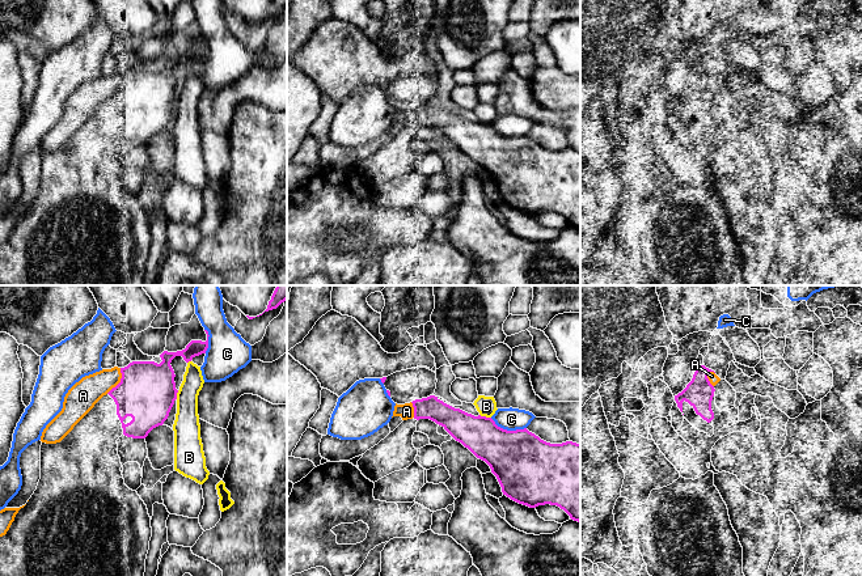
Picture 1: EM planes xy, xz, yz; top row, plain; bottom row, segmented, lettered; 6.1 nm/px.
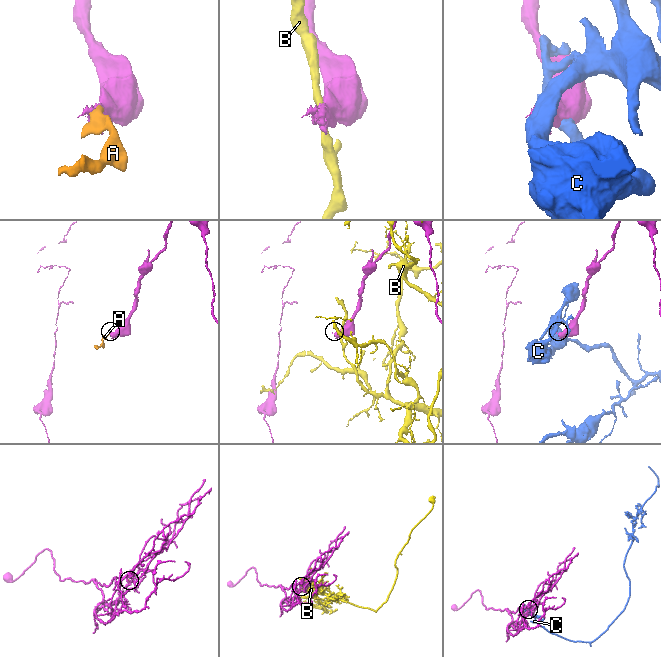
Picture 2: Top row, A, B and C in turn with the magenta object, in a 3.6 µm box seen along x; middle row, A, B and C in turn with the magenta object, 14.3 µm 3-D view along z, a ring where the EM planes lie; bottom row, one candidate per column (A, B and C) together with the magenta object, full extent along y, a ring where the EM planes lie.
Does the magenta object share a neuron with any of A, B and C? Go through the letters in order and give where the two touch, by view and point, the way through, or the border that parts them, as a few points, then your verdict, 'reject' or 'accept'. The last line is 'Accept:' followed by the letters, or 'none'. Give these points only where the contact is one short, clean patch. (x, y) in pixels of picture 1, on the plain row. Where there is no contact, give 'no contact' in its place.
A: meets magenta in xy at (121, 88); reject
B: meets magenta in xz at (485, 123); border along xz (480, 121), (490, 125); reject
C: meets magenta in xz at (508, 138); reject
Accept: none

